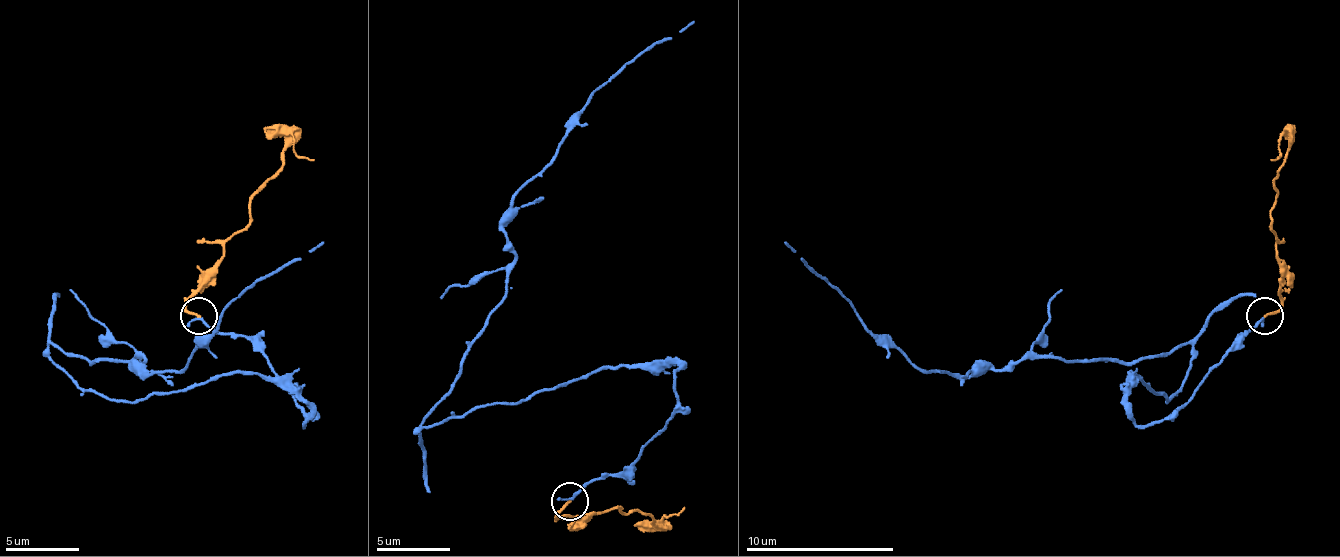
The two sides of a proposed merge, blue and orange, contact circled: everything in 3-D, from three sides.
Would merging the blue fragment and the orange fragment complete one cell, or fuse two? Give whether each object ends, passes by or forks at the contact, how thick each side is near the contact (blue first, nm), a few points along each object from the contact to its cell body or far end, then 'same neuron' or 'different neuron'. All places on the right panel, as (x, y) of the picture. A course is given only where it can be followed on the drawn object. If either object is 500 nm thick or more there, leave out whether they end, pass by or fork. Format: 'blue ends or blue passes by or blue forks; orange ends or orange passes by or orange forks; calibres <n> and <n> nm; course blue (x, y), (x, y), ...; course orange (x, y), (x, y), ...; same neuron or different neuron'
blue ends; orange ends; calibres 240 and 160 nm; course blue (1265, 316), (1139, 424), (1128, 376), (1165, 402), (1191, 346), (924, 372), (783, 242); course orange (1265, 316), (1280, 298), (1280, 257), (1269, 220), (1288, 138), (1280, 138), (1269, 161); same neuron

